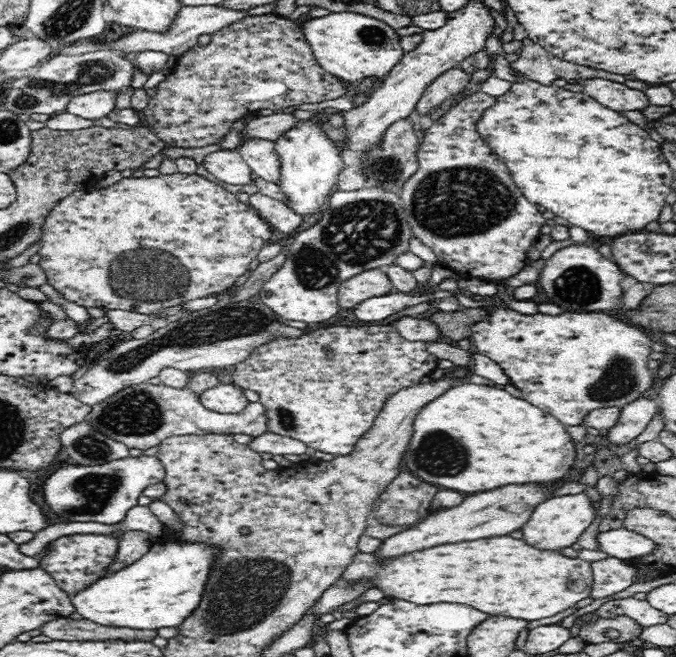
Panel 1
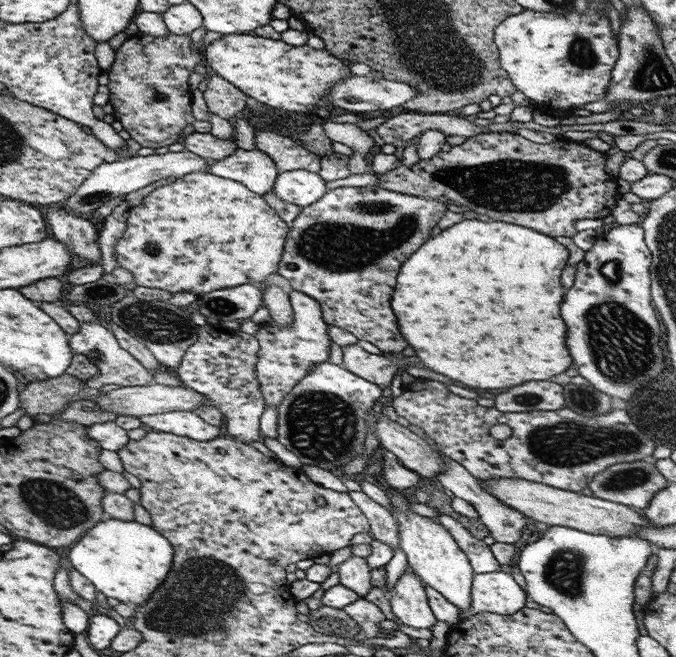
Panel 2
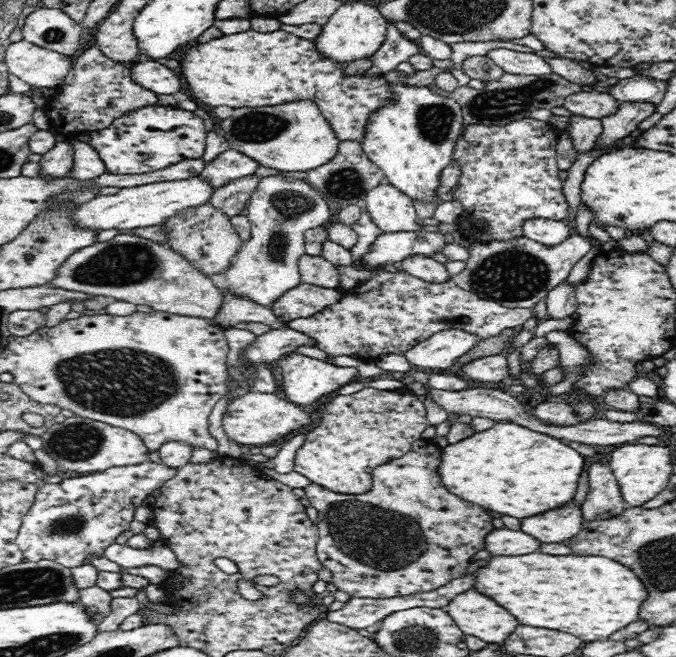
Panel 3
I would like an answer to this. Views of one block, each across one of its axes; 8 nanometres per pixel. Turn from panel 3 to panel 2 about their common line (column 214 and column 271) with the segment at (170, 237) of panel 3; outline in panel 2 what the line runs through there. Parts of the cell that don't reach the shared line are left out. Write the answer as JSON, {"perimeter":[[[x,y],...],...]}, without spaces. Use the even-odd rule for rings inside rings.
{"perimeter":[[[208,171],[191,172],[180,178],[176,178],[171,184],[158,187],[142,199],[138,206],[133,206],[129,210],[126,230],[115,244],[114,260],[118,263],[118,268],[124,268],[132,274],[134,284],[137,286],[165,290],[172,295],[178,292],[192,292],[192,294],[200,296],[216,290],[234,288],[244,284],[261,286],[264,285],[268,276],[278,271],[278,266],[282,260],[282,253],[284,252],[286,244],[286,237],[290,229],[290,225],[279,217],[279,214],[262,198],[262,194],[256,194],[248,190],[241,182],[236,182],[229,178],[222,178]]]}

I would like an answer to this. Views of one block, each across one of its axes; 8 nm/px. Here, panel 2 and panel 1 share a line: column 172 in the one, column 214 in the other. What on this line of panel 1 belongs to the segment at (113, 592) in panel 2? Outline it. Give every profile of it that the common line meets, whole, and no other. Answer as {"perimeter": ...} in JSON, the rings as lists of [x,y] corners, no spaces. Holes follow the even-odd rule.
{"perimeter":[[[155,541],[148,552],[141,556],[134,564],[118,570],[110,576],[98,579],[88,588],[70,596],[71,607],[86,620],[96,622],[102,626],[127,626],[138,630],[158,630],[180,626],[198,606],[202,598],[213,562],[219,555],[219,548],[203,543],[182,545],[176,542]]]}

